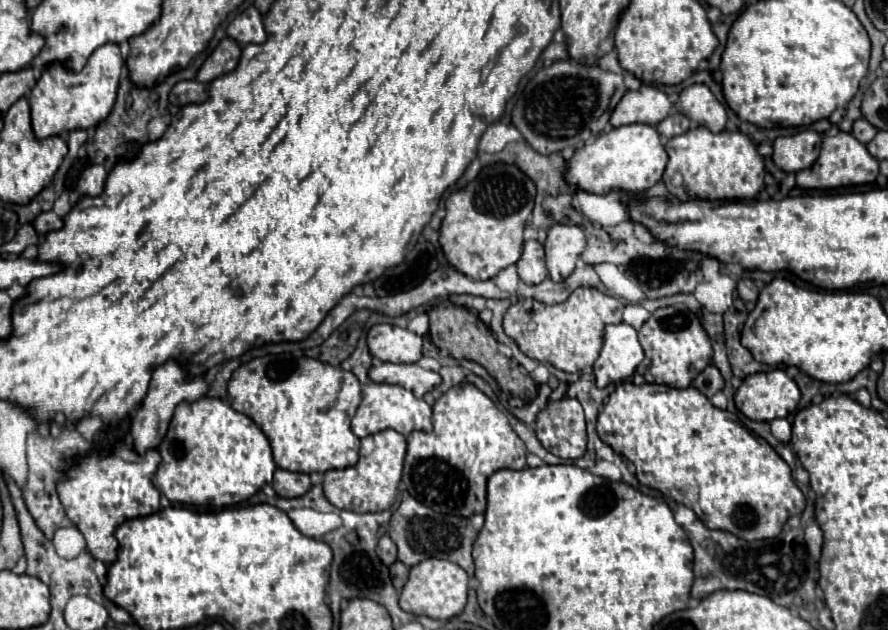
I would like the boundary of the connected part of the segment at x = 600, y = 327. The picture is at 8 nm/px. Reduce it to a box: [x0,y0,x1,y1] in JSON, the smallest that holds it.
[504,288,624,372]

